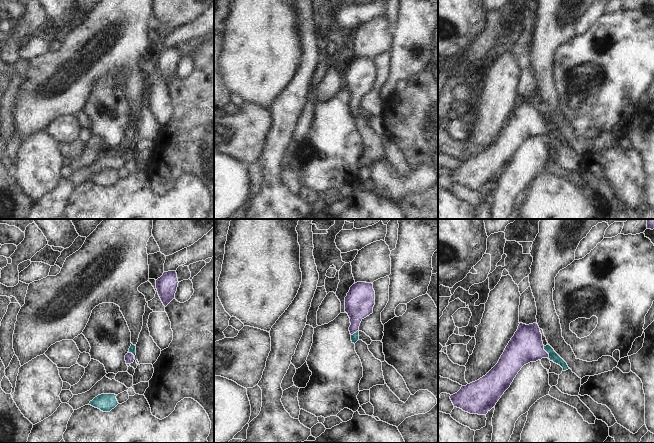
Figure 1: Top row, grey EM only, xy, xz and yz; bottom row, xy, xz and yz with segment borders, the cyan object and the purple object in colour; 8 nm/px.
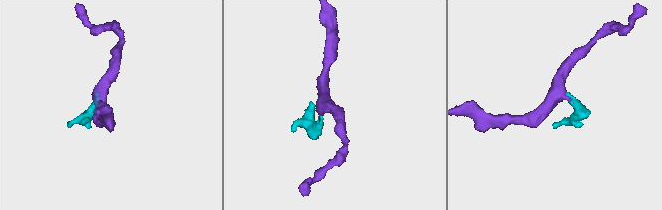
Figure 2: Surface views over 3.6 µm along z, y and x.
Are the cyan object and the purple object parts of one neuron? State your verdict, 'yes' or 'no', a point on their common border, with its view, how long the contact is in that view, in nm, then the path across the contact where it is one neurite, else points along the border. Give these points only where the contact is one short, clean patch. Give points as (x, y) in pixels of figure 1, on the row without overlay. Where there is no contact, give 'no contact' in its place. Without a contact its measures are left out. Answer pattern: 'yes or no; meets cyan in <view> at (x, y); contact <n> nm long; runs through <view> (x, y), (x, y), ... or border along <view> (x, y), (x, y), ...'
yes; meets cyan in yz at (547, 128); contact 130 nm long; runs through yz (553, 132), (547, 128), (536, 127), (526, 122)

